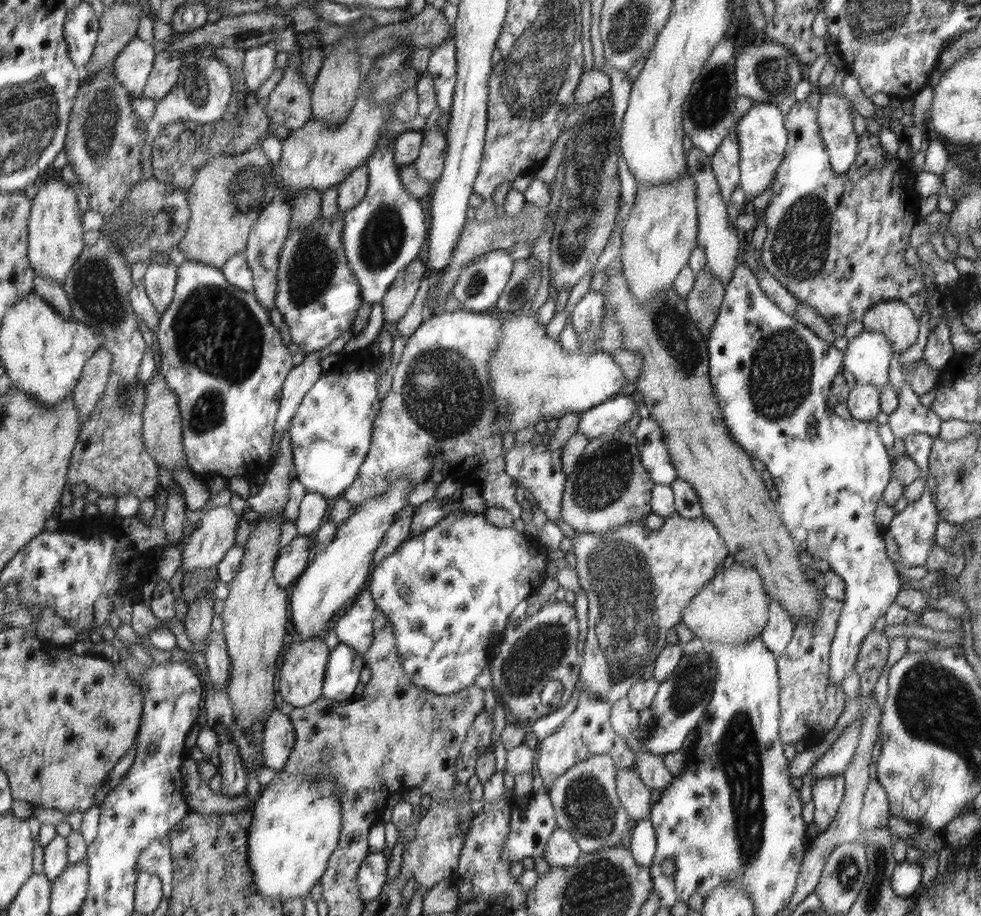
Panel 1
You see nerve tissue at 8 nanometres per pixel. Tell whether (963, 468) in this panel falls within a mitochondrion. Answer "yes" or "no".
yes

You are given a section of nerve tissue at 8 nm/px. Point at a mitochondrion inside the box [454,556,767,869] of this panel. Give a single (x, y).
(537, 652)

